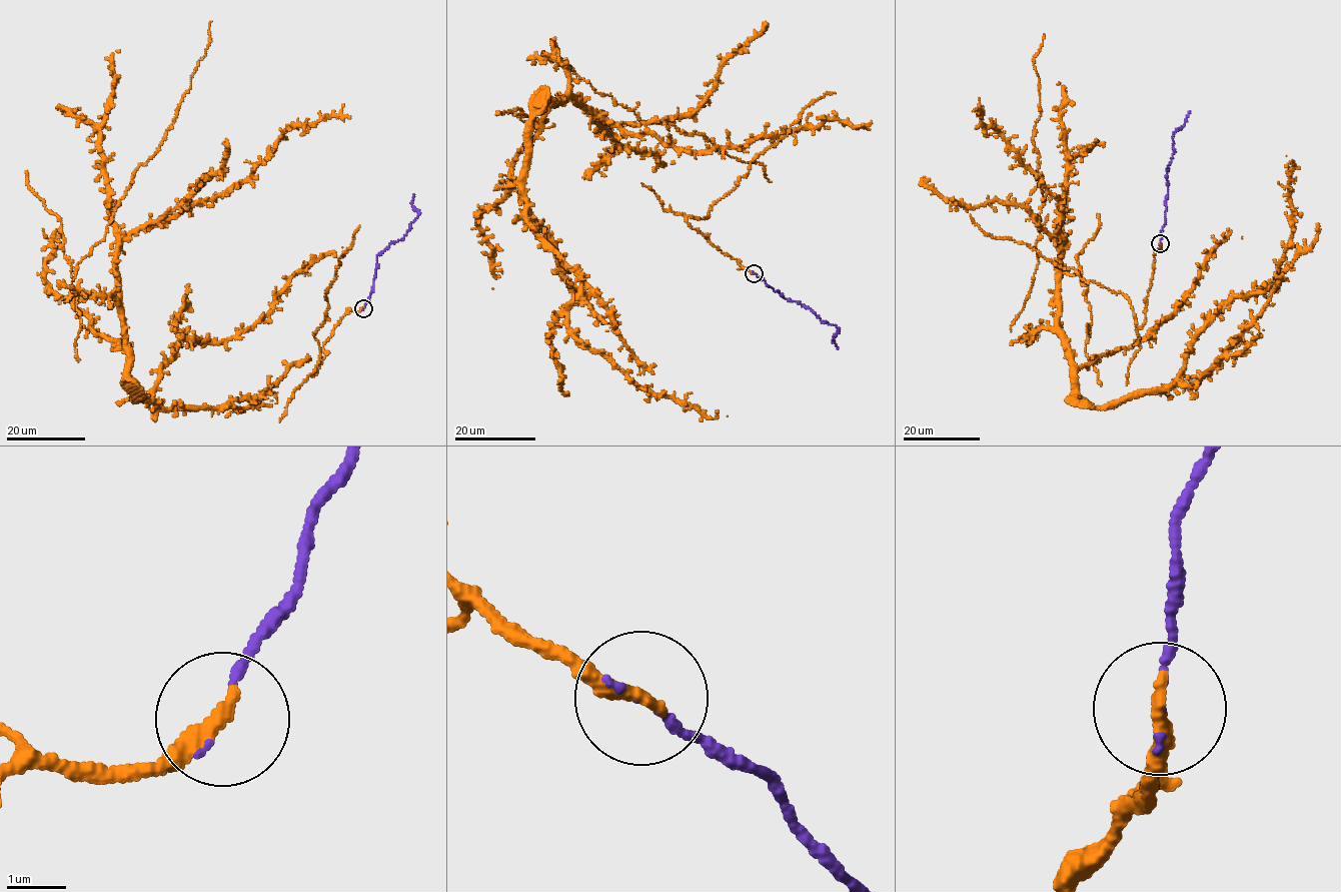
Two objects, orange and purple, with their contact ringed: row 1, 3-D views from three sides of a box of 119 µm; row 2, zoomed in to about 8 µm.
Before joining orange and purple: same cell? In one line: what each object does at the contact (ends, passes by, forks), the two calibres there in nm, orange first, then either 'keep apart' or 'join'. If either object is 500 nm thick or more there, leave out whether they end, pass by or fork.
orange ends there; purple ends there; 320 nm thick on the orange side, 100 nm on the other; join

